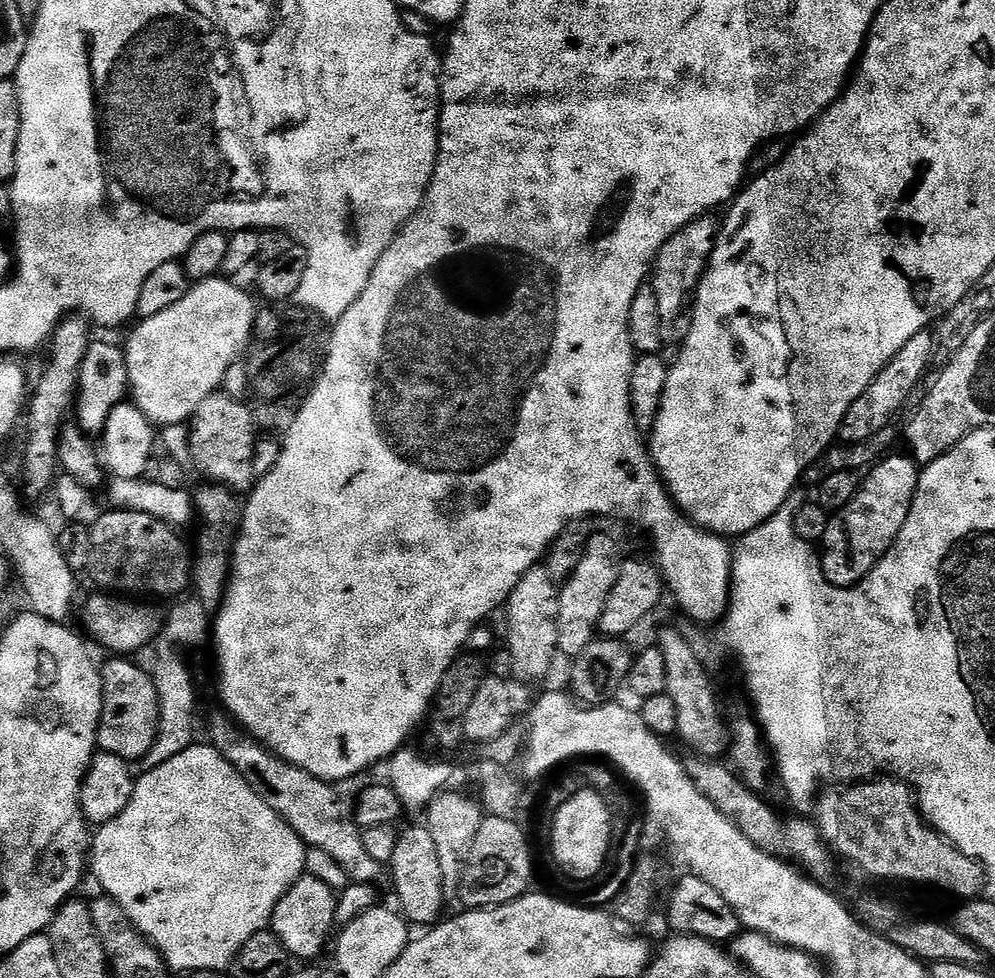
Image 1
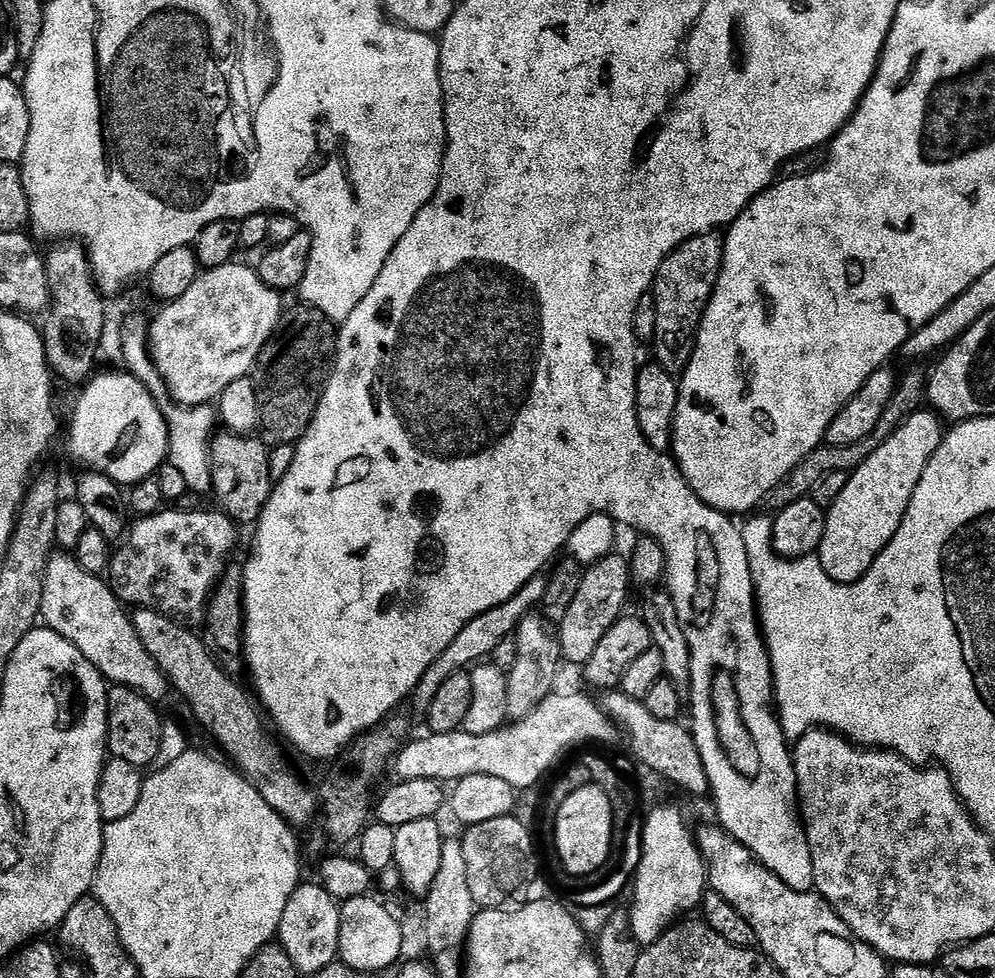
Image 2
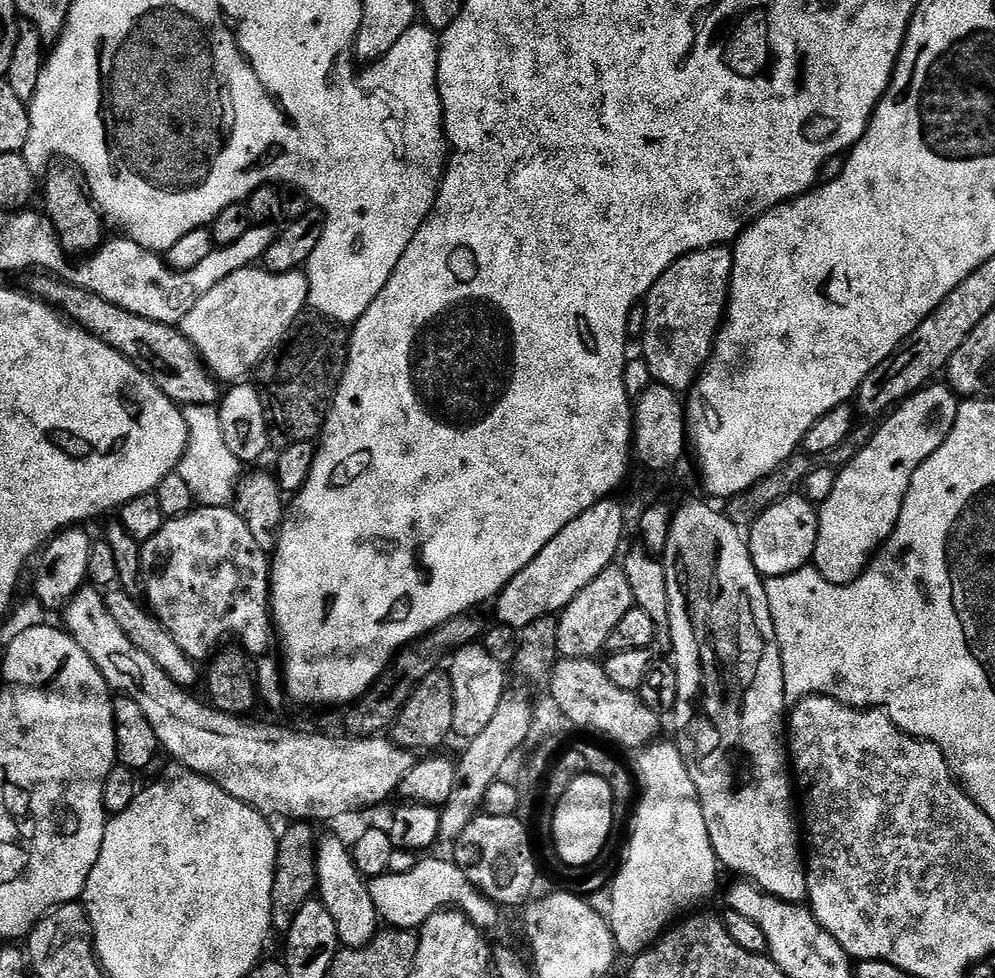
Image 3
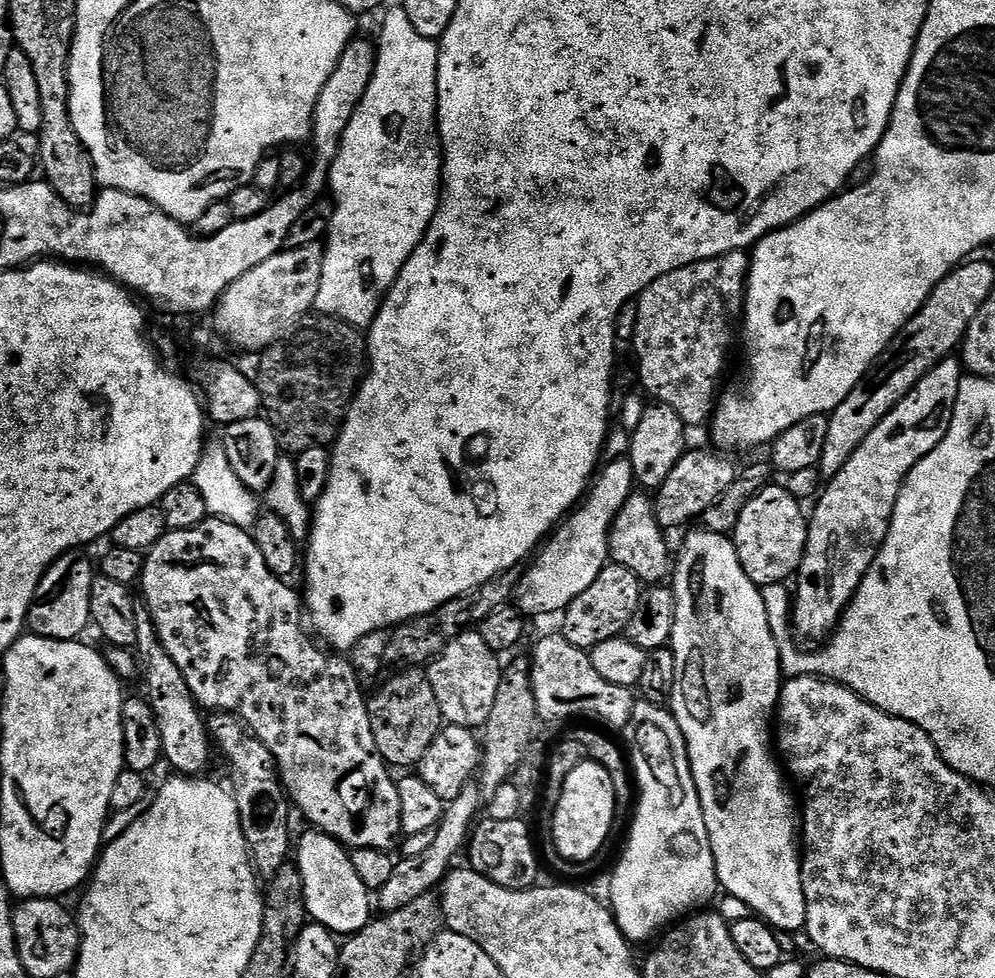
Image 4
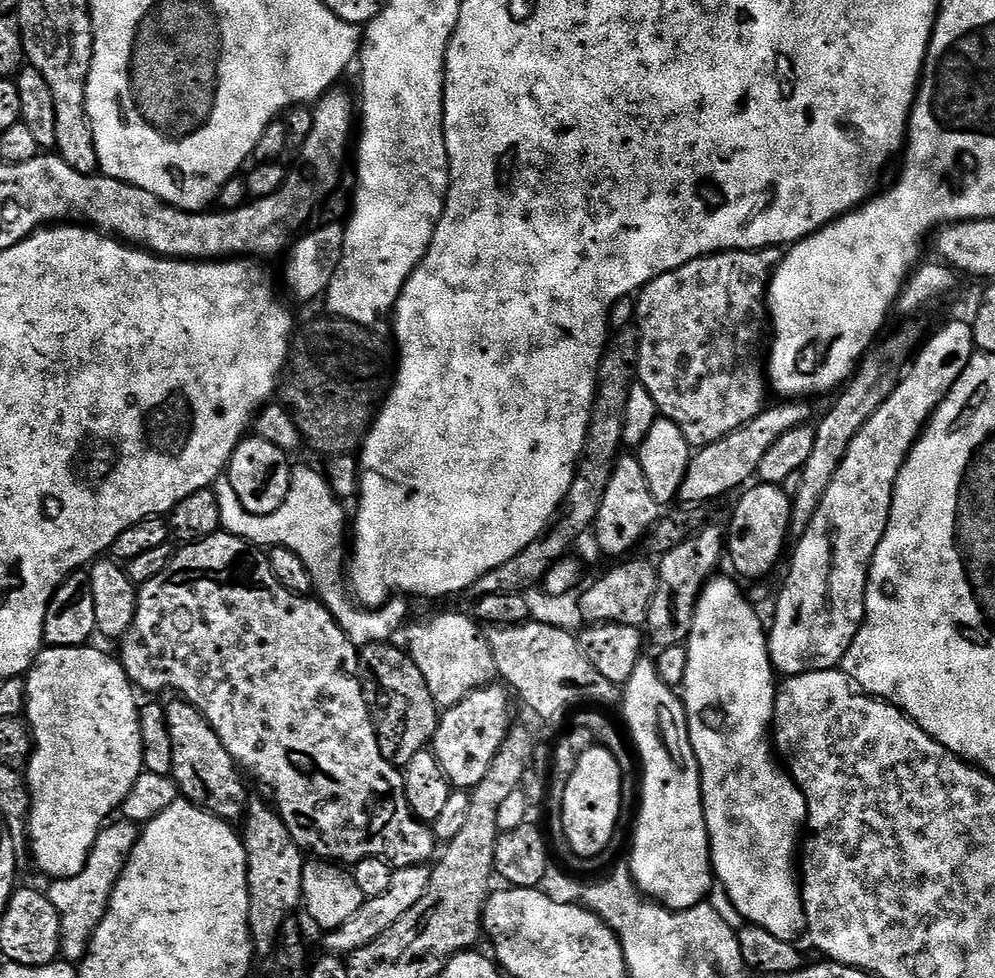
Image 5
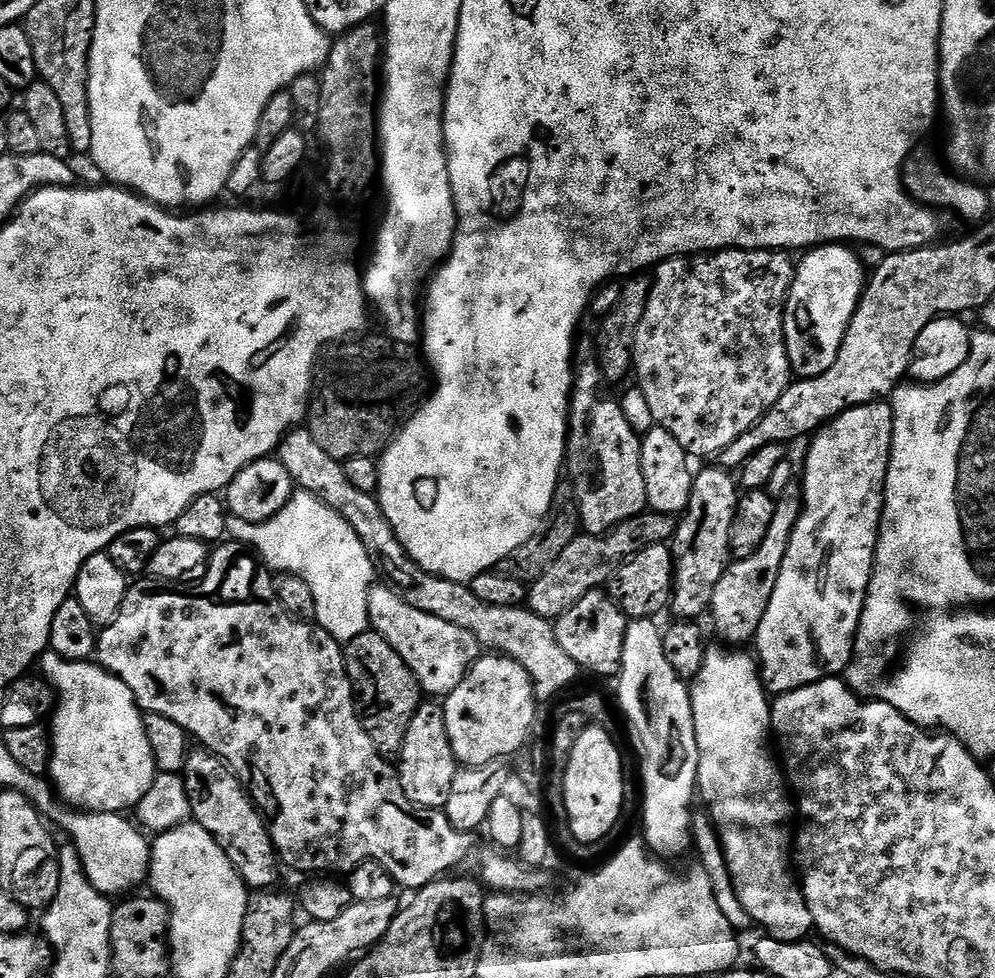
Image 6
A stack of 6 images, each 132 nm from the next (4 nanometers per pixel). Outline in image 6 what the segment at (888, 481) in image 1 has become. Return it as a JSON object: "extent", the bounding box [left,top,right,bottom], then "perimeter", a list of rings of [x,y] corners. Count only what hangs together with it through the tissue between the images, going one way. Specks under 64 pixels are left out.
{"extent":[754,403,892,694],"perimeter":[[[891,403],[867,404],[866,406],[858,406],[857,408],[846,410],[838,418],[834,418],[830,423],[825,424],[819,432],[815,433],[811,437],[810,443],[812,445],[808,448],[808,457],[804,460],[804,472],[802,468],[804,509],[800,511],[798,526],[794,526],[794,534],[790,538],[790,550],[786,550],[786,559],[782,562],[782,574],[778,574],[778,586],[774,586],[774,594],[770,597],[770,606],[766,606],[766,614],[758,626],[754,641],[760,679],[764,681],[765,689],[772,694],[798,690],[802,686],[810,686],[814,682],[822,682],[829,678],[839,677],[841,674],[847,673],[848,663],[852,661],[856,631],[860,625],[866,594],[872,581],[872,567],[876,561],[876,543],[880,537],[880,519],[884,513],[884,483],[886,482],[888,463],[892,453]]]}

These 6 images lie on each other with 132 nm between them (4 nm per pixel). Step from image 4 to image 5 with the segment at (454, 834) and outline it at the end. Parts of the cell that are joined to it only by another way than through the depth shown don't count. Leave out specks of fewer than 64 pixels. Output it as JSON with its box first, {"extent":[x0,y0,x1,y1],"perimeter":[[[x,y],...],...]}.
{"extent":[323,864,432,958],"perimeter":[[[415,864],[395,869],[392,873],[390,890],[386,894],[378,894],[378,898],[365,899],[364,905],[358,910],[358,914],[354,914],[354,918],[350,918],[342,926],[331,929],[325,935],[328,937],[324,940],[323,951],[347,958],[352,953],[362,950],[370,942],[374,942],[374,938],[386,934],[386,930],[390,930],[390,926],[394,926],[394,922],[398,922],[402,914],[410,911],[417,902],[422,902],[422,894],[426,894],[426,886],[430,886],[431,877],[432,868],[428,864]]]}

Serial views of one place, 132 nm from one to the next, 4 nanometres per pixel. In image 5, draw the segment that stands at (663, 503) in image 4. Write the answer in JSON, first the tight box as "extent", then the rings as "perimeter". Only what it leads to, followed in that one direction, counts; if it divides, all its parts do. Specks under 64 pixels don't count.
{"extent":[679,402,813,506],"perimeter":[[[776,402],[773,406],[765,407],[764,411],[757,414],[753,420],[746,422],[738,430],[726,434],[718,442],[699,449],[693,455],[690,466],[686,470],[686,476],[682,478],[679,503],[696,504],[692,506],[704,506],[707,500],[716,500],[727,492],[743,489],[756,476],[758,462],[762,462],[766,450],[782,438],[782,434],[790,434],[790,430],[801,428],[813,418],[811,403],[808,402]]]}

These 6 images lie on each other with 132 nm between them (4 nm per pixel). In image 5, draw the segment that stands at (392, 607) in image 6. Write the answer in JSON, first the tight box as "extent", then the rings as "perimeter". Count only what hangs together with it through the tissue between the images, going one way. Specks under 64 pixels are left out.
{"extent":[406,612,497,709],"perimeter":[[[444,612],[441,616],[432,616],[429,620],[411,624],[406,628],[406,651],[414,666],[422,670],[422,678],[426,678],[426,686],[430,686],[430,694],[437,709],[458,706],[458,702],[465,700],[471,692],[489,687],[497,679],[494,654],[488,645],[488,637],[471,615]]]}

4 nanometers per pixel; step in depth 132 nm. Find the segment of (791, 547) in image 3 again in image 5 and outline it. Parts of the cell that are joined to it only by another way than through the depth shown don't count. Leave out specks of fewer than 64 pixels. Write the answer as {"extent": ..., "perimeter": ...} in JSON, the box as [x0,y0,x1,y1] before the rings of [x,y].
{"extent":[726,482,792,580],"perimeter":[[[758,482],[747,487],[740,495],[726,532],[726,552],[737,572],[735,575],[752,580],[755,576],[766,575],[777,564],[790,534],[788,528],[792,503],[791,497],[777,484]]]}

